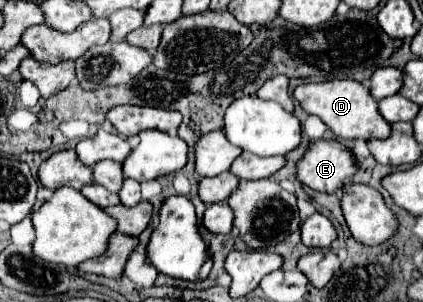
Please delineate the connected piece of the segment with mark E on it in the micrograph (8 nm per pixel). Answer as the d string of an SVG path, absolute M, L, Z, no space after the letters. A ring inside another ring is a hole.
M310 140L308 150L296 164L298 180L318 192L342 188L354 172L356 160L338 140Z

